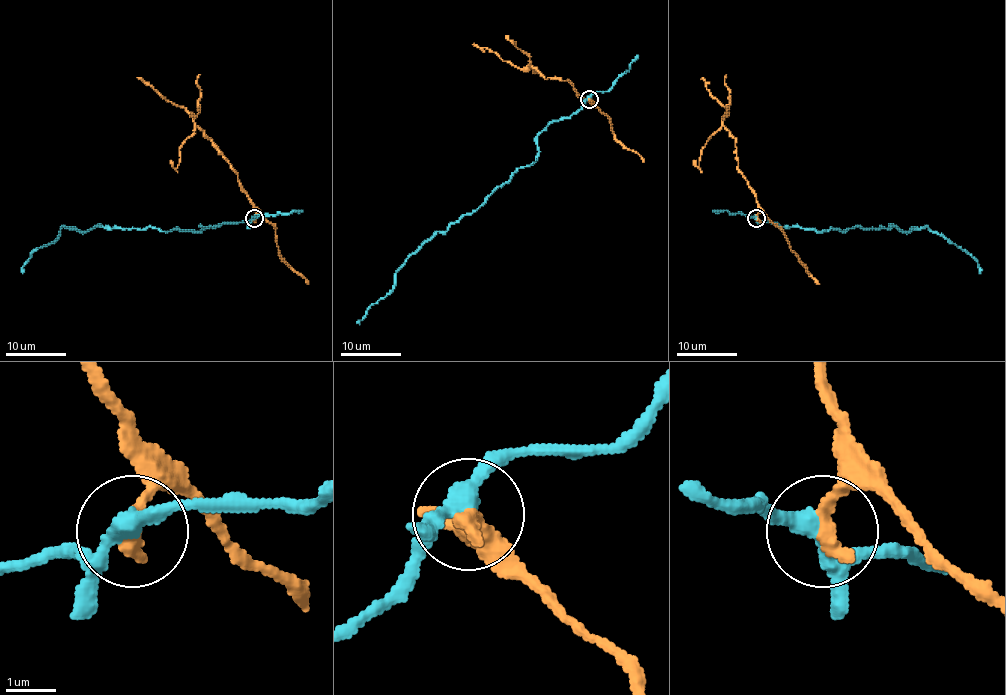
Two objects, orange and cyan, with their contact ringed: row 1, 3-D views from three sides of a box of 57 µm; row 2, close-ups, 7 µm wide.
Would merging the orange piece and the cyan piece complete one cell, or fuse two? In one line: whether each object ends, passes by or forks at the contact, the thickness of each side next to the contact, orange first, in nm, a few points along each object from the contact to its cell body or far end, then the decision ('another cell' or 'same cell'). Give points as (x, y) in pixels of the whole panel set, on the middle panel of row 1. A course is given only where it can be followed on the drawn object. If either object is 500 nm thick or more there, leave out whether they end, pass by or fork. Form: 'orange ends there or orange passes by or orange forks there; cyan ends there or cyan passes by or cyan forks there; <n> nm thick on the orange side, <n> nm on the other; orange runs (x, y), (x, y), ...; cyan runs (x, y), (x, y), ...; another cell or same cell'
orange ends there; cyan passes by; 360 nm thick on the orange side, 320 nm on the other; orange runs (590, 99), (590, 102), (567, 81), (546, 79), (531, 65), (520, 68), (502, 61), (493, 52), (472, 44); cyan runs (590, 99), (537, 136), (534, 162), (415, 251), (399, 269), (396, 285), (358, 323); another cell

